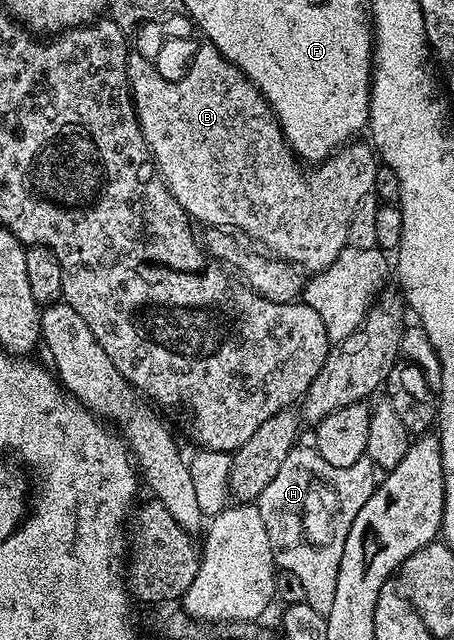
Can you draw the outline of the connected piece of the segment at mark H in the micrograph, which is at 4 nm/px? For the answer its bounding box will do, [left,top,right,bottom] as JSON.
[256,447,376,616]

